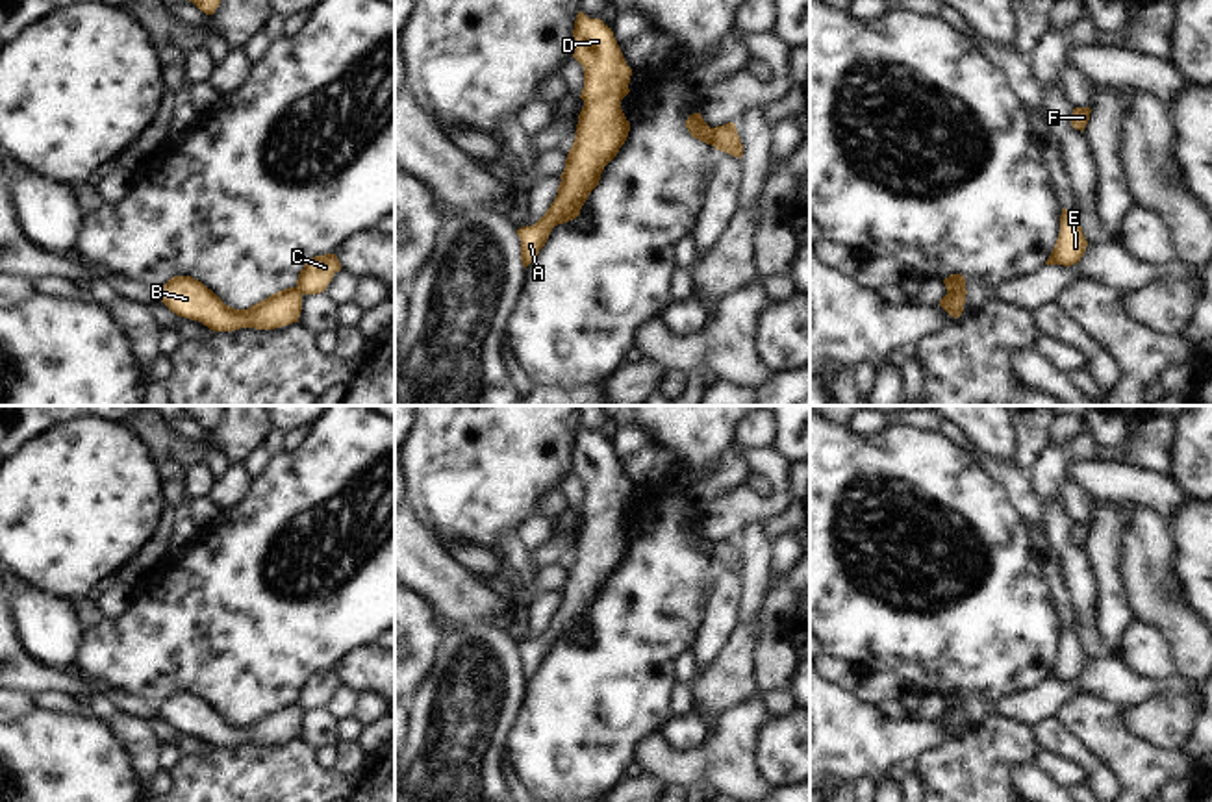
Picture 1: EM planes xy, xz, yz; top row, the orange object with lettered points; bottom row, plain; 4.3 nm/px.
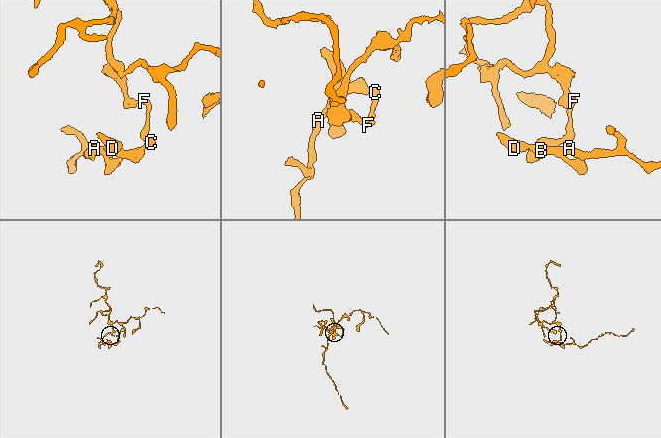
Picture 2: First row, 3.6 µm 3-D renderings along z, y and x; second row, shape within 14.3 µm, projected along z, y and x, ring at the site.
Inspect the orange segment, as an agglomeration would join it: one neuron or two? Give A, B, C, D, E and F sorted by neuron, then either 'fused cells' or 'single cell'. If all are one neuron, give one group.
A B D / C E F; fused cells

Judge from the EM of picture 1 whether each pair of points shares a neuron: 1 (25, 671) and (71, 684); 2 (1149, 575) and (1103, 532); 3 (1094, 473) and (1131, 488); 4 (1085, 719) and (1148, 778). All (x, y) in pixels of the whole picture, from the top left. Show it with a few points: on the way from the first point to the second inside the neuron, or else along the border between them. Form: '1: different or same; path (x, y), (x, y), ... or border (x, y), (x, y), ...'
1: same; path (36, 676), (60, 680)
2: different; border (1123, 504), (1118, 573), (1127, 589)
3: same; path (1103, 476), (1122, 480)
4: same; path (1099, 730), (1133, 764)

